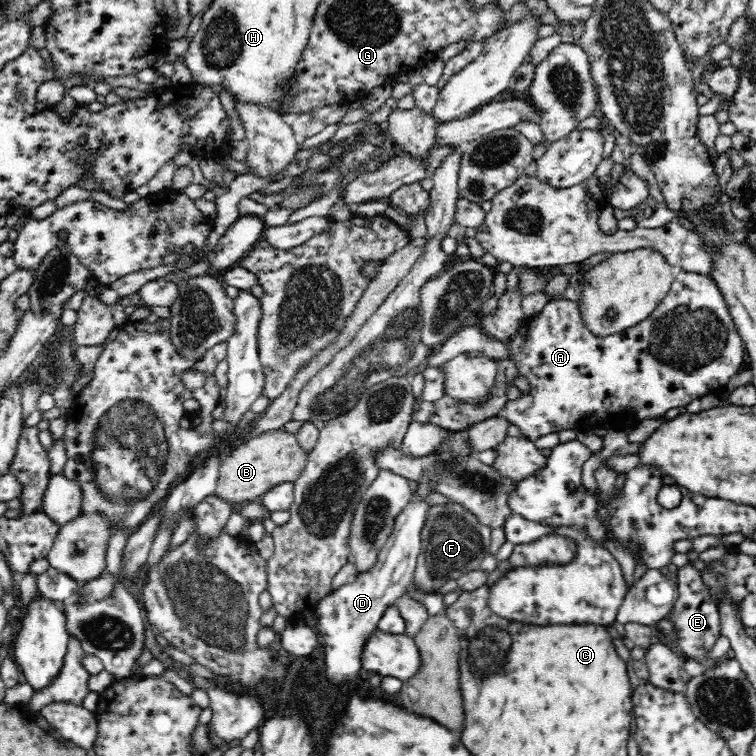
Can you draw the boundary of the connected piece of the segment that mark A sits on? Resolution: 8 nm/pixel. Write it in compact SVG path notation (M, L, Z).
M676 270L674 275L675 278L674 282L672 282L670 293L657 306L657 309L654 310L649 319L642 321L639 325L633 326L632 329L618 334L611 334L607 337L596 337L592 333L586 332L586 329L582 328L582 325L577 324L579 320L574 300L558 298L548 301L546 306L539 313L529 318L507 342L509 350L511 350L514 357L517 372L528 378L530 388L526 392L521 392L516 400L507 401L501 414L504 417L508 417L512 425L520 427L522 433L532 441L534 438L545 434L578 428L623 430L634 426L637 421L664 417L667 412L676 411L679 407L686 406L694 398L700 398L704 394L717 393L728 382L731 376L742 370L746 362L745 342L741 337L740 330L738 330L736 318L733 317L732 310L729 309L729 302L726 300L725 295L722 294L722 289L718 286L715 278L682 270Z

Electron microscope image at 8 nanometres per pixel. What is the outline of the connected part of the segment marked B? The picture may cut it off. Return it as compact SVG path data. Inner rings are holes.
M281 428L252 434L233 445L223 458L212 497L224 501L230 508L259 501L266 491L280 482L295 481L306 464L306 453L298 447L296 436Z

